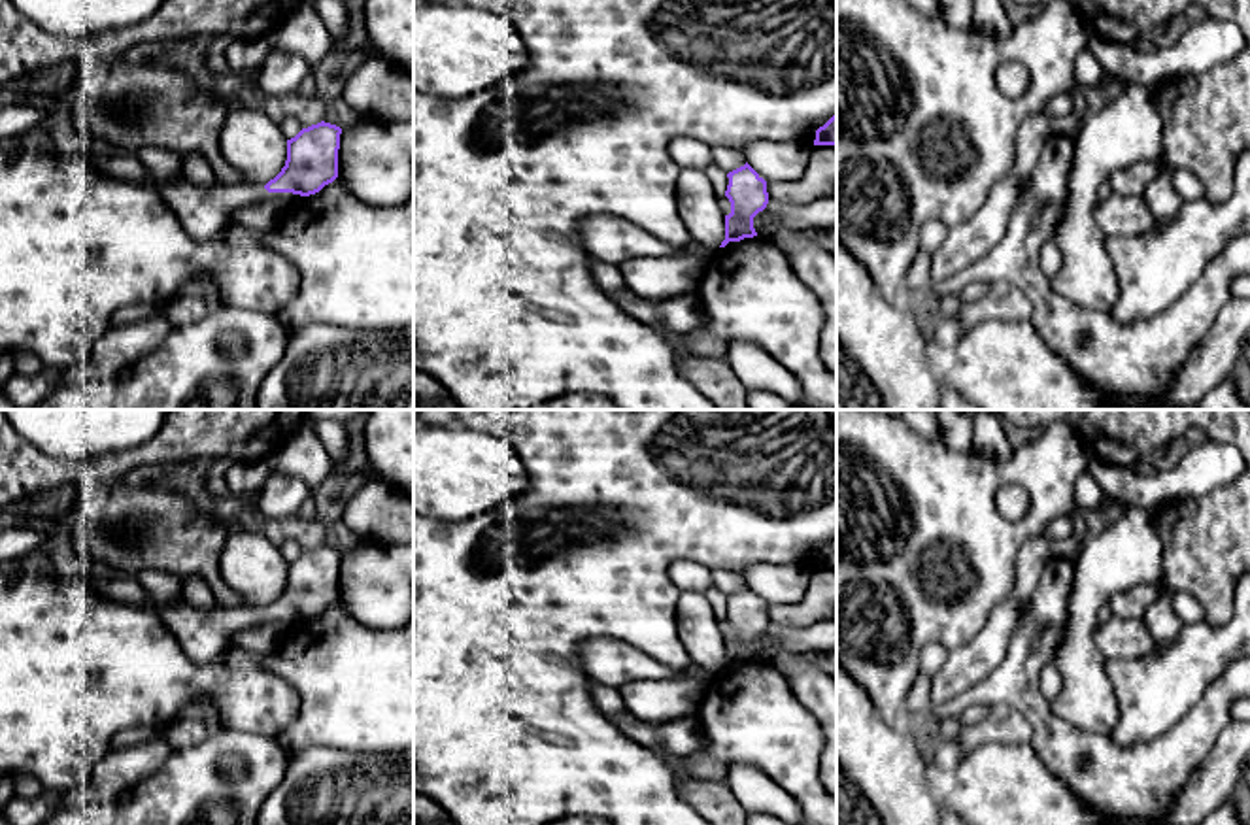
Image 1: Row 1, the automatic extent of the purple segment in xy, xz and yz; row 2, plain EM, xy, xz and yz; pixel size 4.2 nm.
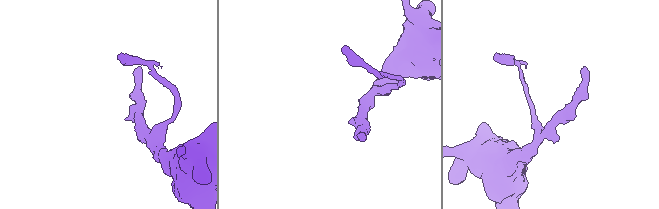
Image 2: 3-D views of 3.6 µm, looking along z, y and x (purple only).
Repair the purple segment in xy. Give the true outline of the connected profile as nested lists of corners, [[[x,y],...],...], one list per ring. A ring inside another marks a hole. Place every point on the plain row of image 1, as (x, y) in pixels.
[[[317,546],[287,563],[287,583],[266,608],[223,606],[200,610],[183,598],[164,608],[151,606],[193,663],[210,661],[228,638],[249,625],[276,621],[283,627],[319,615],[338,600],[342,551]]]

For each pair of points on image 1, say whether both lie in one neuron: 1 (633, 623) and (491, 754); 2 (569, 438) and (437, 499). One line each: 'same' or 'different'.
1: same
2: different

